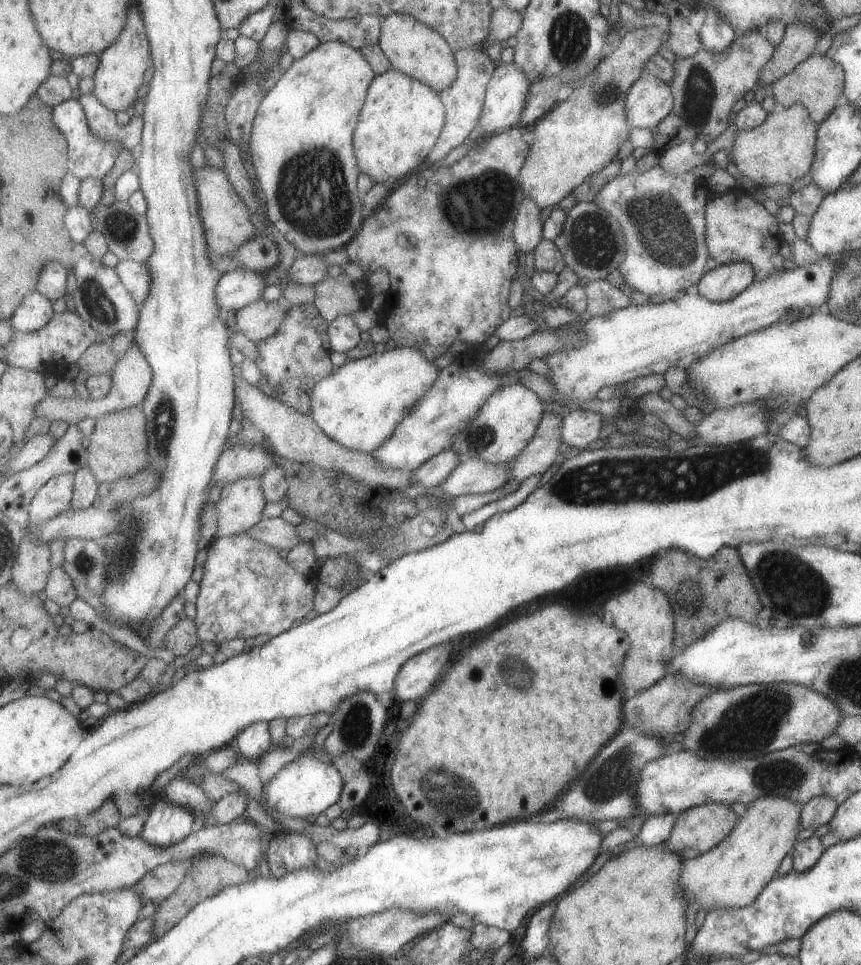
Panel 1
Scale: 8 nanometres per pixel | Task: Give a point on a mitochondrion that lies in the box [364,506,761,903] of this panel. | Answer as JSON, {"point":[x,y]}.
{"point":[614,776]}

